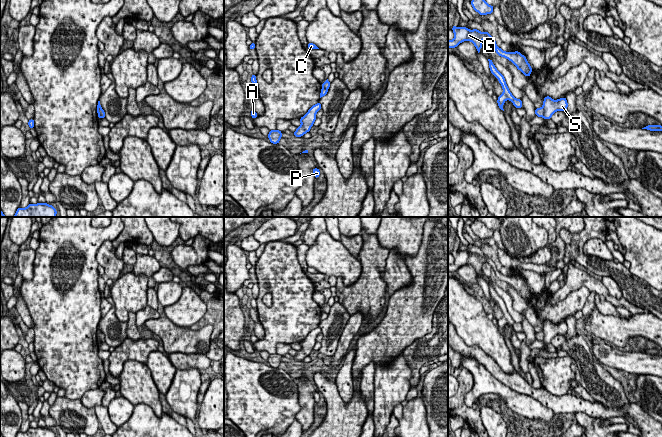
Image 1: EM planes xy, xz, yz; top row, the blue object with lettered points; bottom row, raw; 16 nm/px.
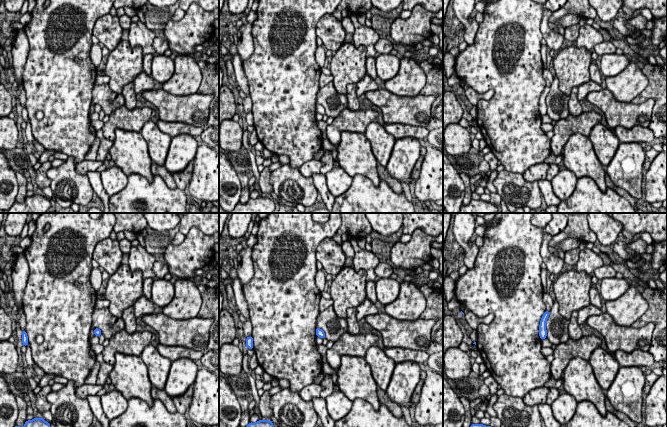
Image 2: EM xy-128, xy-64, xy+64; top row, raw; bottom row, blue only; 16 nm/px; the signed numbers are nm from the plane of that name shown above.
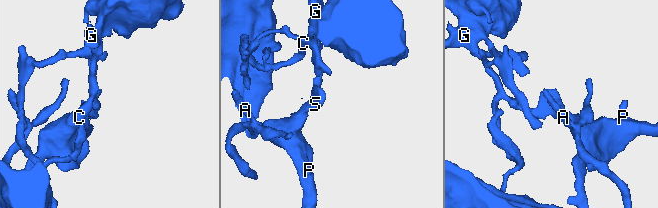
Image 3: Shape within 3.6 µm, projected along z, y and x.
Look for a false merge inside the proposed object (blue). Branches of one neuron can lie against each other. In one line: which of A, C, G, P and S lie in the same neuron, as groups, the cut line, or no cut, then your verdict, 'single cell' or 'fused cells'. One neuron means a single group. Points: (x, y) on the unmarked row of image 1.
groups A C G / P S; cut yz (542, 331), (543, 340); fused cells

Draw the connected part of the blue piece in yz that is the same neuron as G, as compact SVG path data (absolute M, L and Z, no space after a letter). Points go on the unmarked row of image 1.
M453 249L452 255L454 256L454 263L448 264L448 272L456 272L463 265L471 265L479 277L482 272L482 264L489 263L499 280L510 284L526 301L530 300L533 293L528 287L526 280L523 280L519 275L503 275L497 270L495 263L488 256L482 257L477 253L469 254L467 251L457 252L455 249Z

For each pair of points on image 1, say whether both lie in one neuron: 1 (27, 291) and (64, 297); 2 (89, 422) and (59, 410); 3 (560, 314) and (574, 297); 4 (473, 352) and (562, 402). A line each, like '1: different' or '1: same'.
1: same
2: same
3: same
4: same

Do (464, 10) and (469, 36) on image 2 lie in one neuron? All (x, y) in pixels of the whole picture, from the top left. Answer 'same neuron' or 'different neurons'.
same neuron

